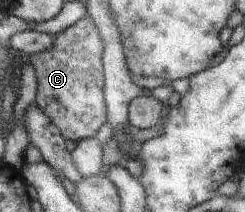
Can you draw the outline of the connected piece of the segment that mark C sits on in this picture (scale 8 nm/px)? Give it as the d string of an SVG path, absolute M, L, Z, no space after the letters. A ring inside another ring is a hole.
M86 16L63 32L55 33L53 48L41 54L30 54L37 77L35 104L47 114L65 140L83 141L96 136L105 124L103 100L103 40L91 17Z

